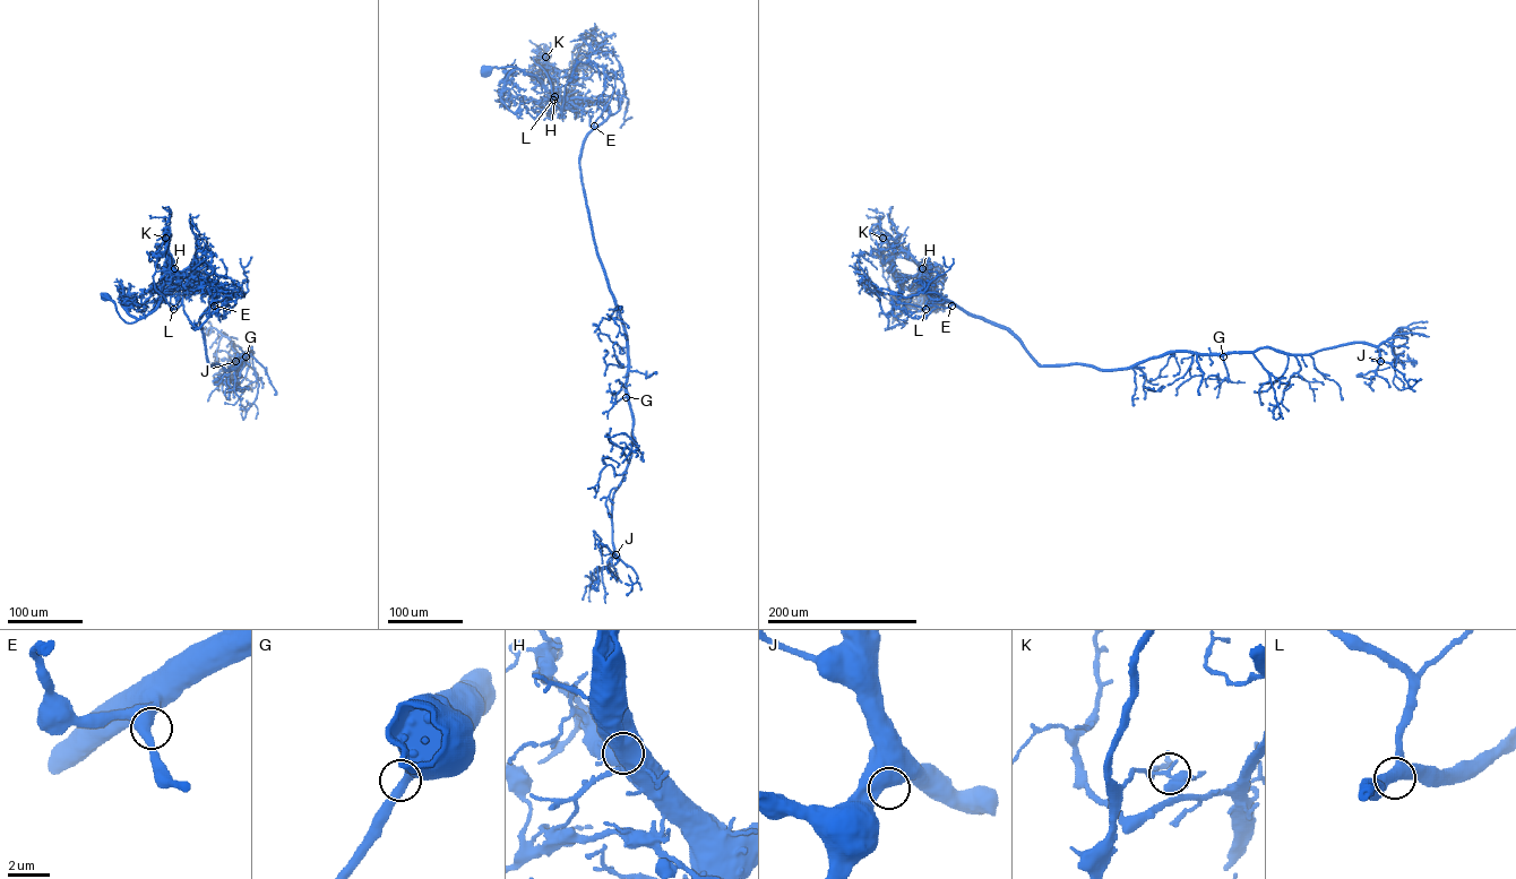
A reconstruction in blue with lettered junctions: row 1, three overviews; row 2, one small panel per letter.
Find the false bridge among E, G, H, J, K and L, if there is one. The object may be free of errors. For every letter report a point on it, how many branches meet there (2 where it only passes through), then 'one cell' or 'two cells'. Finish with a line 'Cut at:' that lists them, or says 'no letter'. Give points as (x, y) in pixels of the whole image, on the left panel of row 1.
E: at (214, 306); 3 branches meet; one cell
G: at (246, 356); 2 branches meet; one cell
H: at (174, 268); 3 branches meet; one cell
J: at (235, 361); 2 branches meet; one cell
K: at (165, 238); 4 branches meet; two cells
L: at (173, 309); 3 branches meet; one cell
Cut at: K

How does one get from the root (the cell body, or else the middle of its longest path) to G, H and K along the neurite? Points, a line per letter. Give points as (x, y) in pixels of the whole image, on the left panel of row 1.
G: (105, 295), (134, 322), (178, 286), (208, 293), (214, 304), (199, 319), (208, 364), (232, 369), (246, 356)
H: (105, 295), (120, 317), (134, 322), (149, 313), (161, 298), (175, 287), (174, 268)
K: (105, 295), (127, 322), (149, 313), (161, 298), (178, 283), (177, 270), (165, 238)

